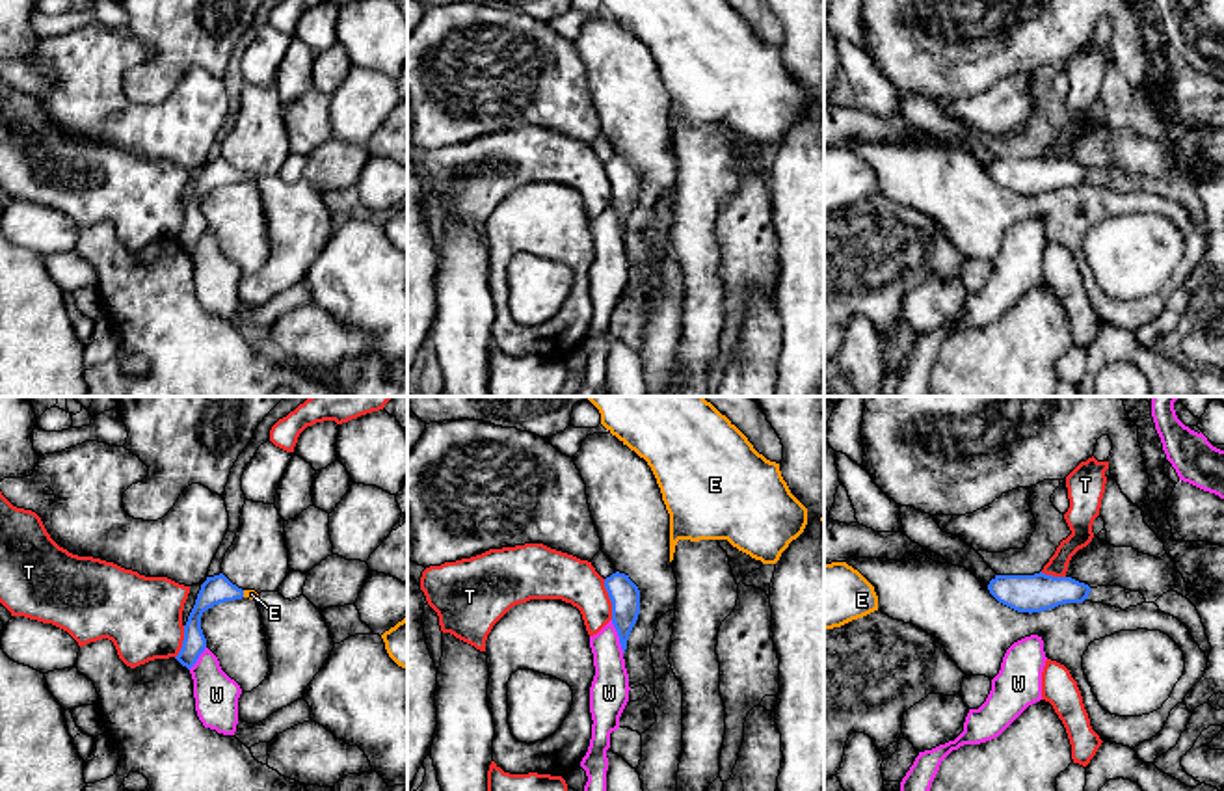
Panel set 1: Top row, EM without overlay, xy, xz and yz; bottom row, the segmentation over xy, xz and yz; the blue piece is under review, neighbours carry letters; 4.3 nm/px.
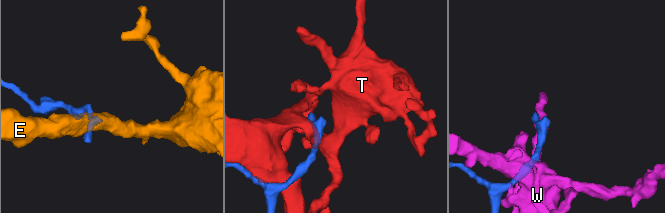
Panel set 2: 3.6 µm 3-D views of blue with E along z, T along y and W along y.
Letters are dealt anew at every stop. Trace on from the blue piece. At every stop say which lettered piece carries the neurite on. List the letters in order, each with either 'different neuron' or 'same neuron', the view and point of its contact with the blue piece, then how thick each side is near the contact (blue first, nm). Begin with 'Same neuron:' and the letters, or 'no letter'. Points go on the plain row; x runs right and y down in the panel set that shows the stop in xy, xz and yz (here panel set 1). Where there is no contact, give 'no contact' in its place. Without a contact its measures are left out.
Same neuron: E
E: same neuron; contact xy (242, 177); calibres 120 and 50 nm
T: different neuron; contact xz (611, 183); calibres 130 and 200 nm
W: different neuron; contact xz (618, 218); calibres 130 and 170 nm

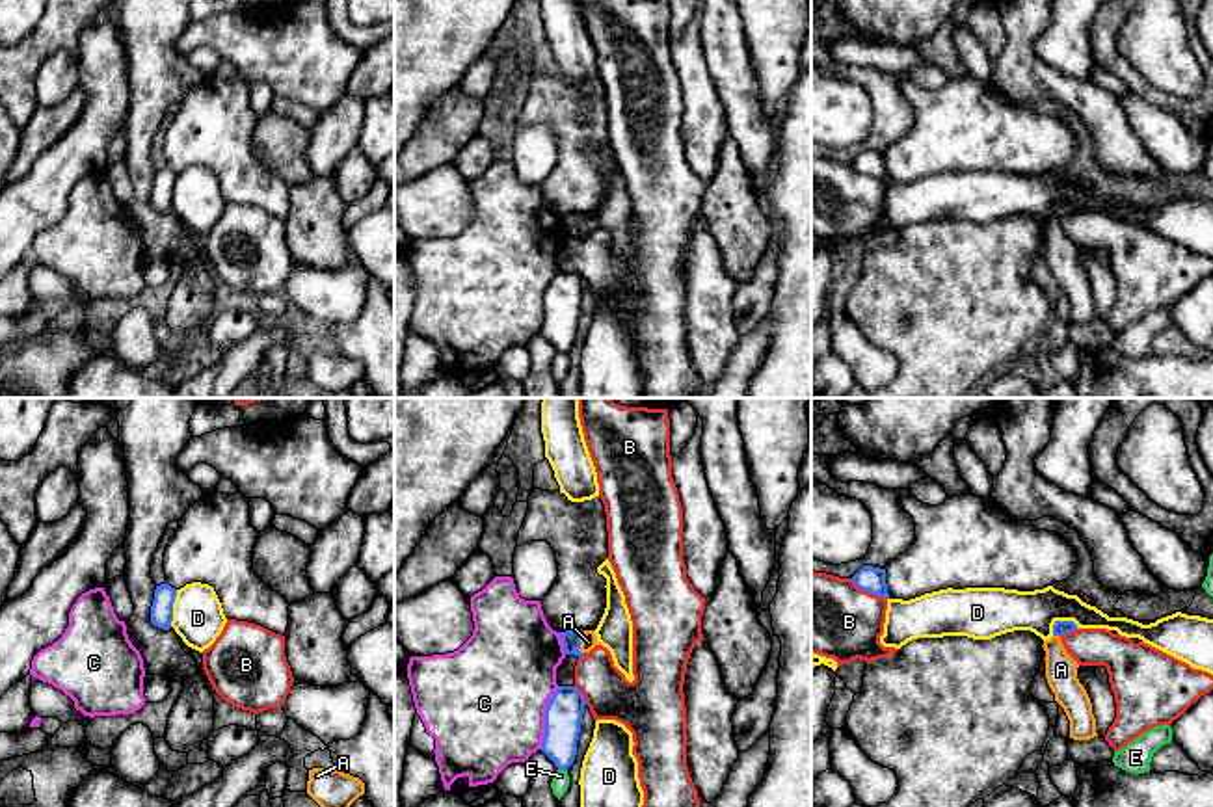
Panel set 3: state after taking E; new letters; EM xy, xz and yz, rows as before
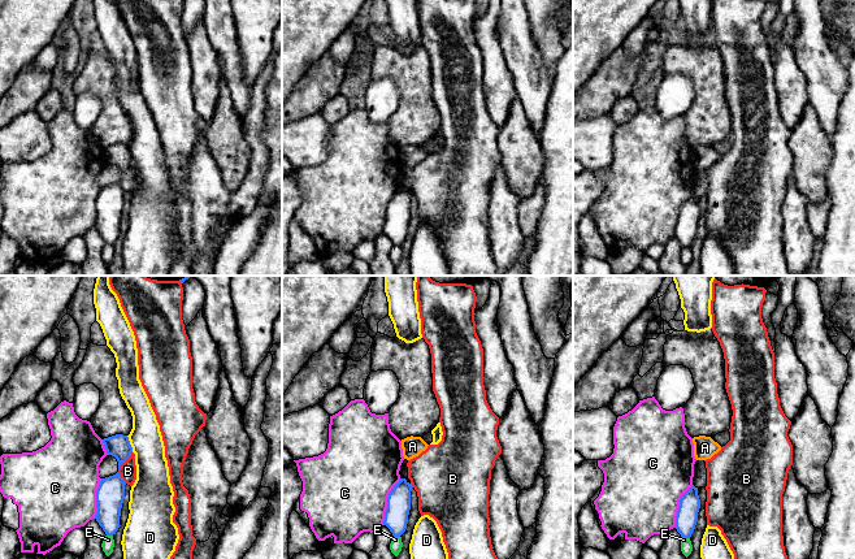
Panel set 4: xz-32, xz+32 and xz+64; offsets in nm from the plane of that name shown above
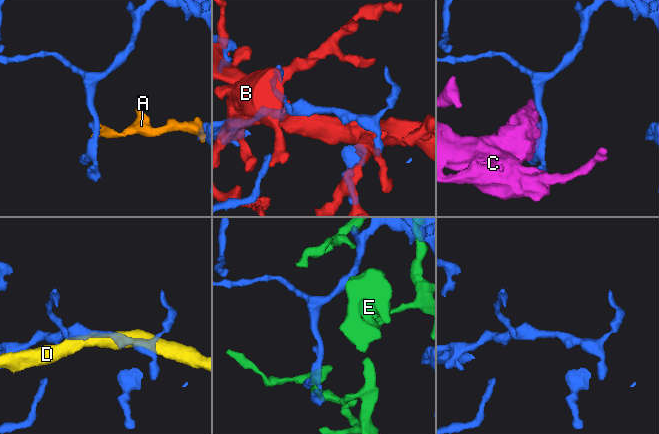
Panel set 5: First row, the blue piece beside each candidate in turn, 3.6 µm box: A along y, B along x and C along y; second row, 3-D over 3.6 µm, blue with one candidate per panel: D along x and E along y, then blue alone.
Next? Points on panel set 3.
Same neuron: no letter
A: different neuron; contact xz (579, 225); calibres 80 and 70 nm
B: different neuron; contact yz (869, 175); calibres 110 and 340 nm
C: different neuron; contact xz (546, 302); calibres 160 and 480 nm
D: different neuron; contact yz (1061, 205); calibres 60 and 190 nm
E: different neuron; contact xz (562, 352); calibres 160 and 80 nm

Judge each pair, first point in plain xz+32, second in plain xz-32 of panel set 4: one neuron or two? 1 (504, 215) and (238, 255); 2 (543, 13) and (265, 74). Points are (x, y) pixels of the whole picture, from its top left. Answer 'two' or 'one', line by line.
1: two
2: two

